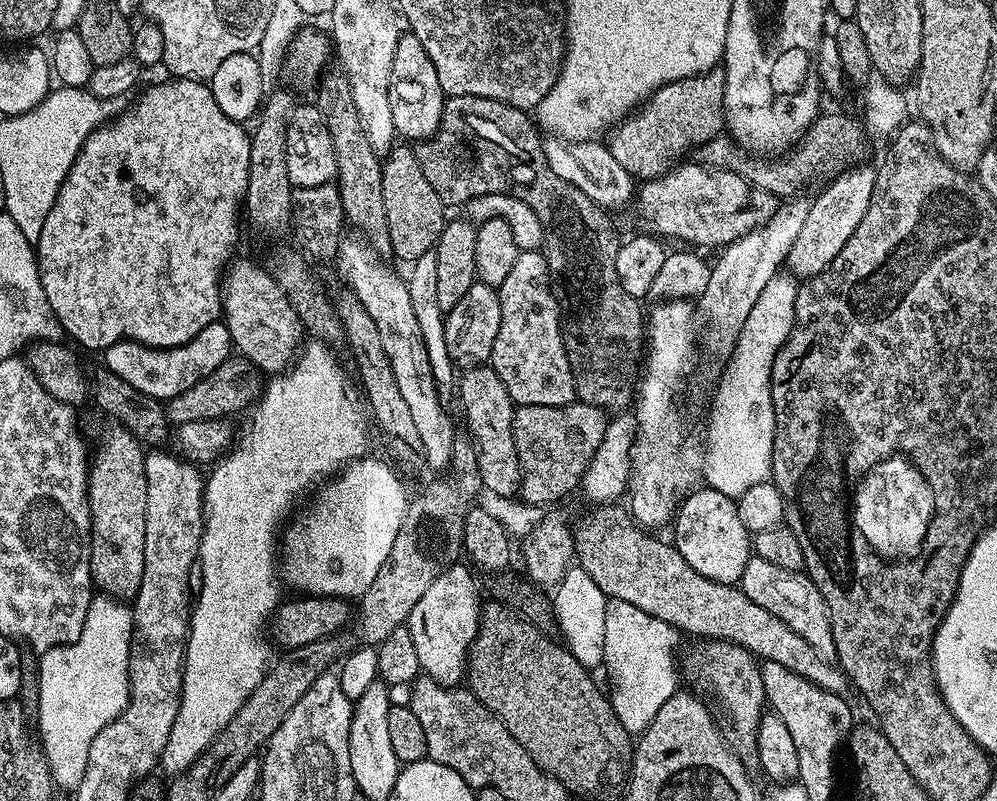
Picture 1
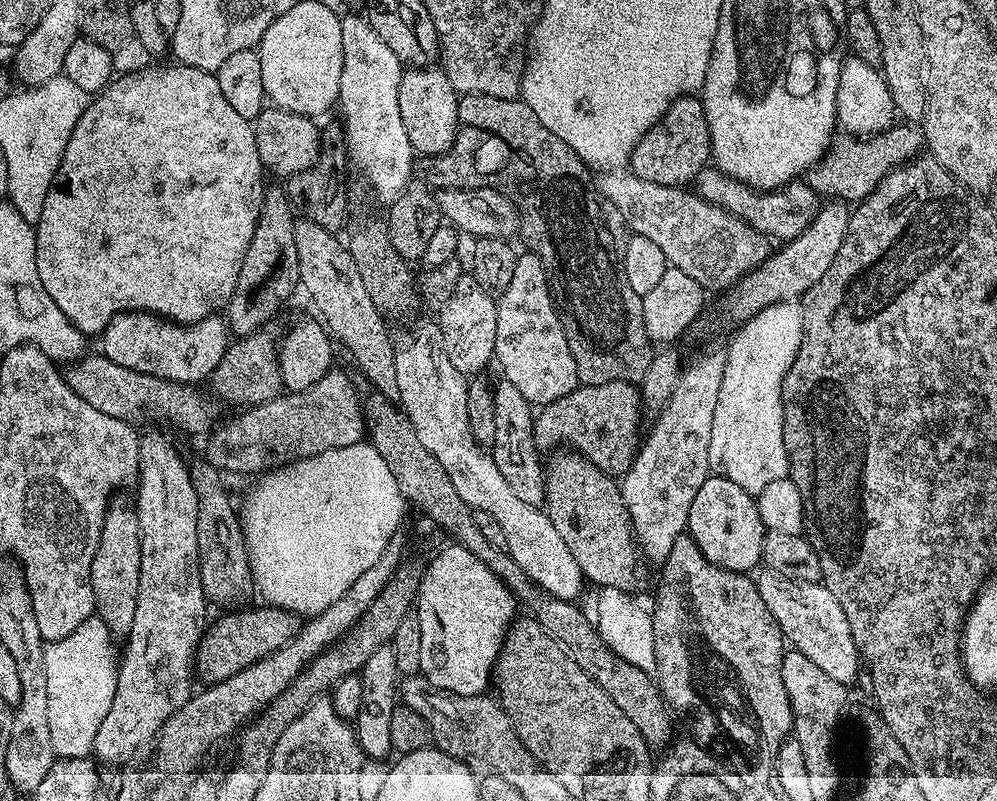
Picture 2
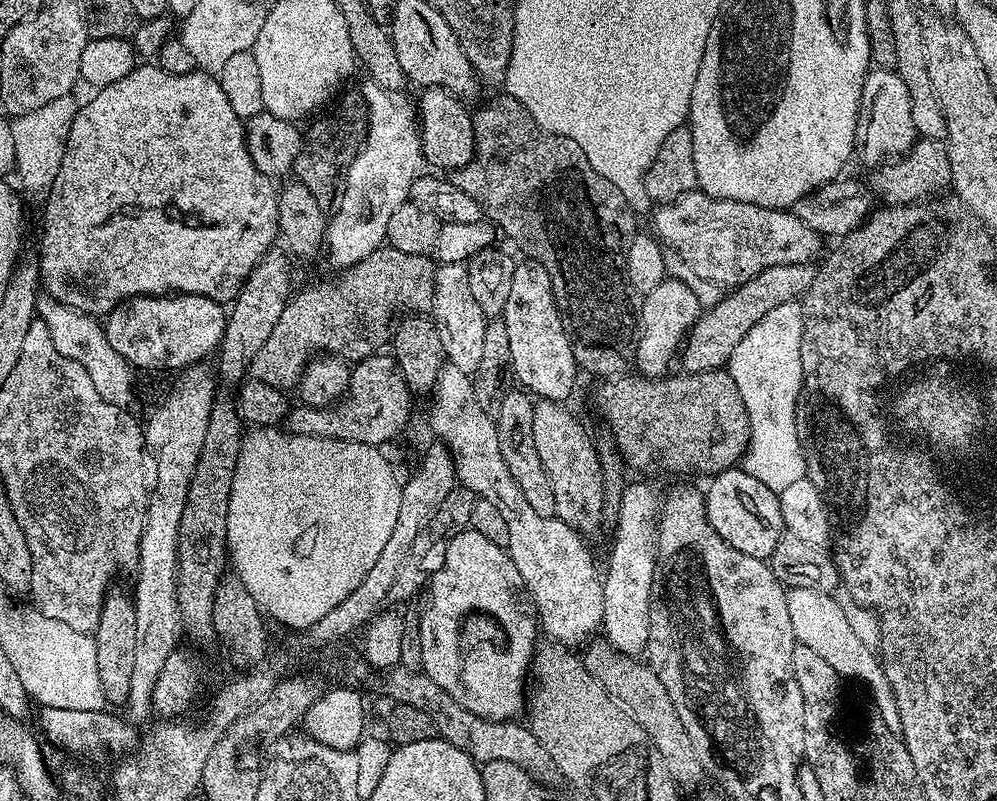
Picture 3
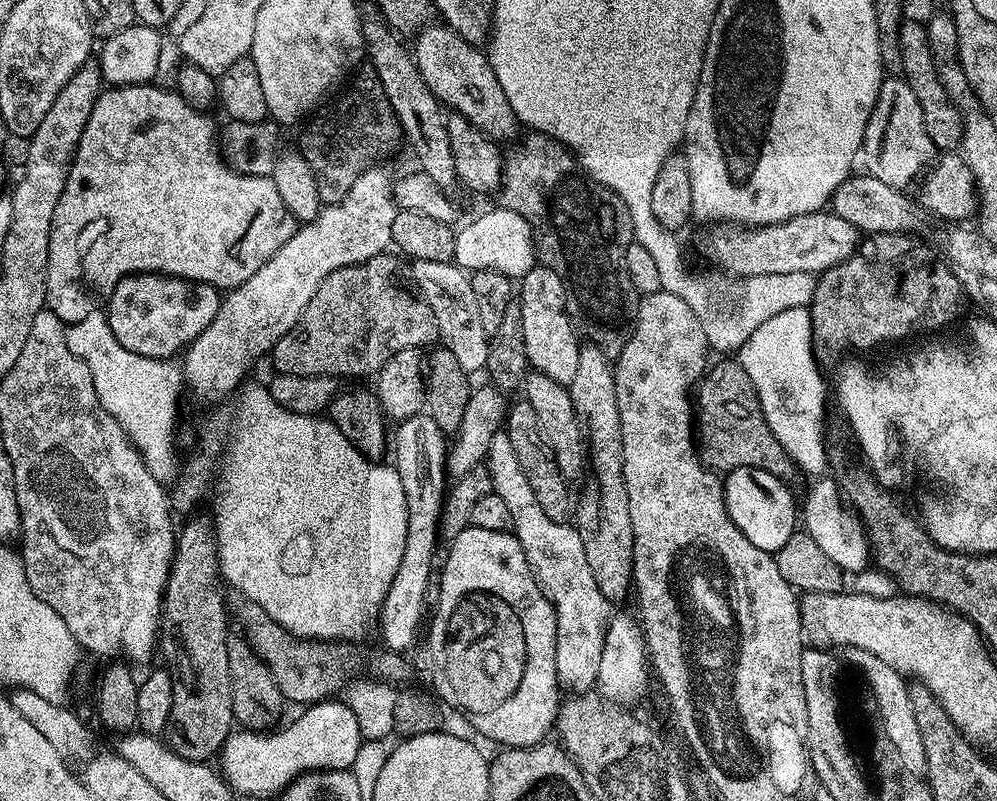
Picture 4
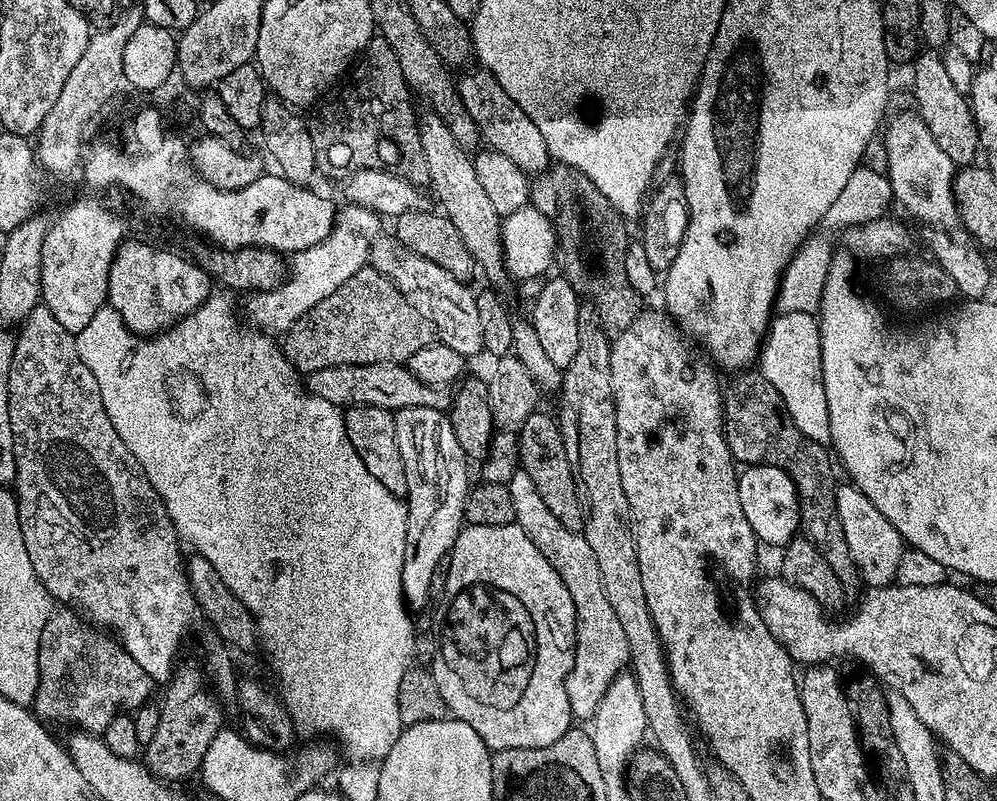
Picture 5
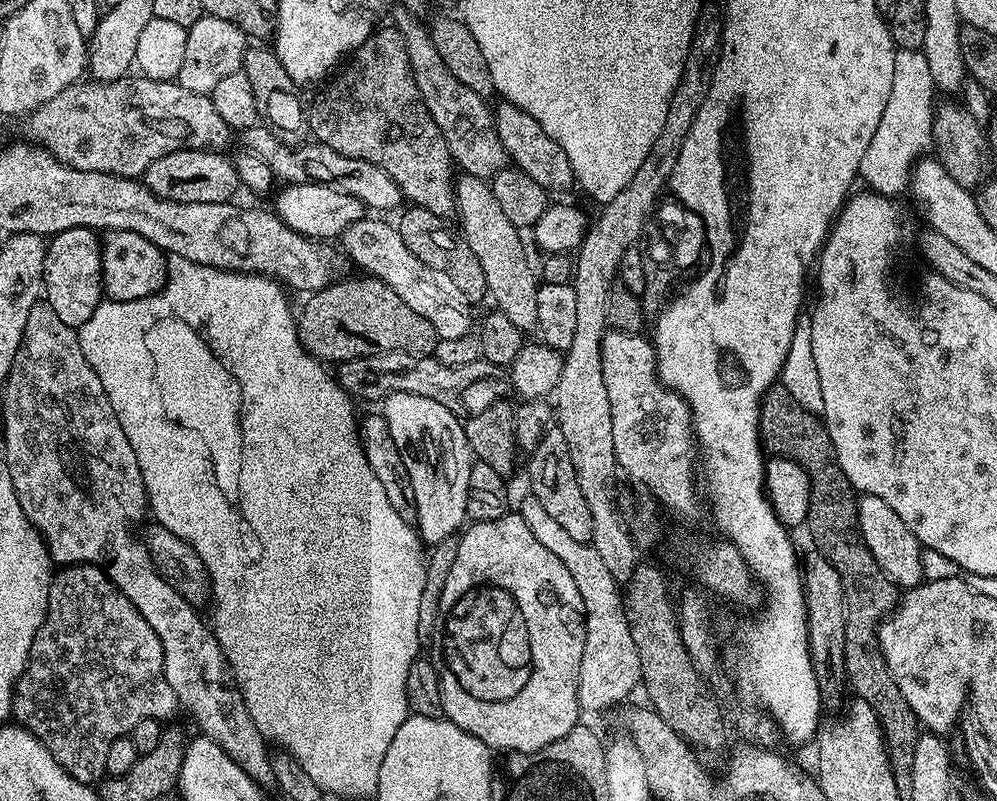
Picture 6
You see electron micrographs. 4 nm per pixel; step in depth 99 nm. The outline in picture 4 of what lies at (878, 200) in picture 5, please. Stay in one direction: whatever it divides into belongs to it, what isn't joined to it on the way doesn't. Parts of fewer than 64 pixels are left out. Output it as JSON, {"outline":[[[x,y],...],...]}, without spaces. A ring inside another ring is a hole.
{"outline":[[[650,198],[646,202],[646,214],[641,220],[632,222],[633,243],[649,251],[660,275],[661,291],[675,294],[686,302],[706,333],[709,349],[720,353],[718,355],[737,353],[746,339],[767,319],[785,310],[808,308],[811,305],[817,281],[813,273],[762,274],[742,278],[717,271],[692,272],[686,266],[677,233],[666,230],[655,217]]]}

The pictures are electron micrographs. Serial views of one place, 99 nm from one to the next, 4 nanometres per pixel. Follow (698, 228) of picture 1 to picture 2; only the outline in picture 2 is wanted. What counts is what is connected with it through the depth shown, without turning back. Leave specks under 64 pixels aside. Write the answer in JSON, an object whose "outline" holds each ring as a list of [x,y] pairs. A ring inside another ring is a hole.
{"outline":[[[714,166],[705,167],[696,177],[694,188],[702,199],[724,208],[738,219],[744,220],[754,230],[760,231],[776,242],[787,242],[802,234],[802,230],[810,226],[810,222],[822,206],[821,196],[806,182],[786,184],[779,190],[761,190],[730,178]]]}

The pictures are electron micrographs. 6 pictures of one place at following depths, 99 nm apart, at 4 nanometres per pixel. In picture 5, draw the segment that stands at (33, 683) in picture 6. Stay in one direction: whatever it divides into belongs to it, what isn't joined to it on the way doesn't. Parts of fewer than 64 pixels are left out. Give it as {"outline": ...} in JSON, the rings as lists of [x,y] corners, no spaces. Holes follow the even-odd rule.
{"outline":[[[72,610],[53,611],[38,642],[38,690],[35,715],[41,721],[61,720],[73,729],[103,734],[118,715],[149,703],[154,682],[120,641]],[[64,611],[64,612],[60,612]]]}

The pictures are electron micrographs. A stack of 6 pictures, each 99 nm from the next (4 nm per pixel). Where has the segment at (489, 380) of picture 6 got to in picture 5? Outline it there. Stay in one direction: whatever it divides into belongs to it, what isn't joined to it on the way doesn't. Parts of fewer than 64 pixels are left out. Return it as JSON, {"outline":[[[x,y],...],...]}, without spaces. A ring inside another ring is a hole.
{"outline":[[[390,362],[373,364],[343,364],[326,366],[326,370],[307,373],[306,387],[318,398],[339,404],[341,409],[351,408],[353,404],[369,404],[389,410],[426,406],[441,410],[451,409],[453,393],[447,387],[424,384],[413,374],[411,367]]]}

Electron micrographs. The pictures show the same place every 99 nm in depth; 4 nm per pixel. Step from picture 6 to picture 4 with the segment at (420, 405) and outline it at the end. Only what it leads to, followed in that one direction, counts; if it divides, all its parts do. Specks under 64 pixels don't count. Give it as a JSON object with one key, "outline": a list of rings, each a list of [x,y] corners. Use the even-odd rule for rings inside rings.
{"outline":[[[426,414],[399,421],[397,428],[400,429],[396,436],[394,432],[394,467],[402,478],[402,490],[406,494],[408,533],[406,546],[402,550],[402,562],[380,607],[378,629],[380,628],[380,636],[384,639],[383,647],[387,651],[404,654],[416,636],[420,615],[426,611],[426,582],[428,575],[434,571],[432,555],[436,552],[436,544],[438,545],[440,512],[444,509],[446,495],[446,433]]]}

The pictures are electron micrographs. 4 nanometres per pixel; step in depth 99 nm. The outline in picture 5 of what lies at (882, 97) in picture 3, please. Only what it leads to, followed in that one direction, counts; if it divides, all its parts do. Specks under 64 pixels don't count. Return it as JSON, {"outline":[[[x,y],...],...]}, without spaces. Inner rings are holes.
{"outline":[[[913,111],[902,112],[885,127],[885,173],[891,184],[893,199],[916,220],[933,229],[954,230],[960,224],[956,195],[953,194],[956,165]]]}

